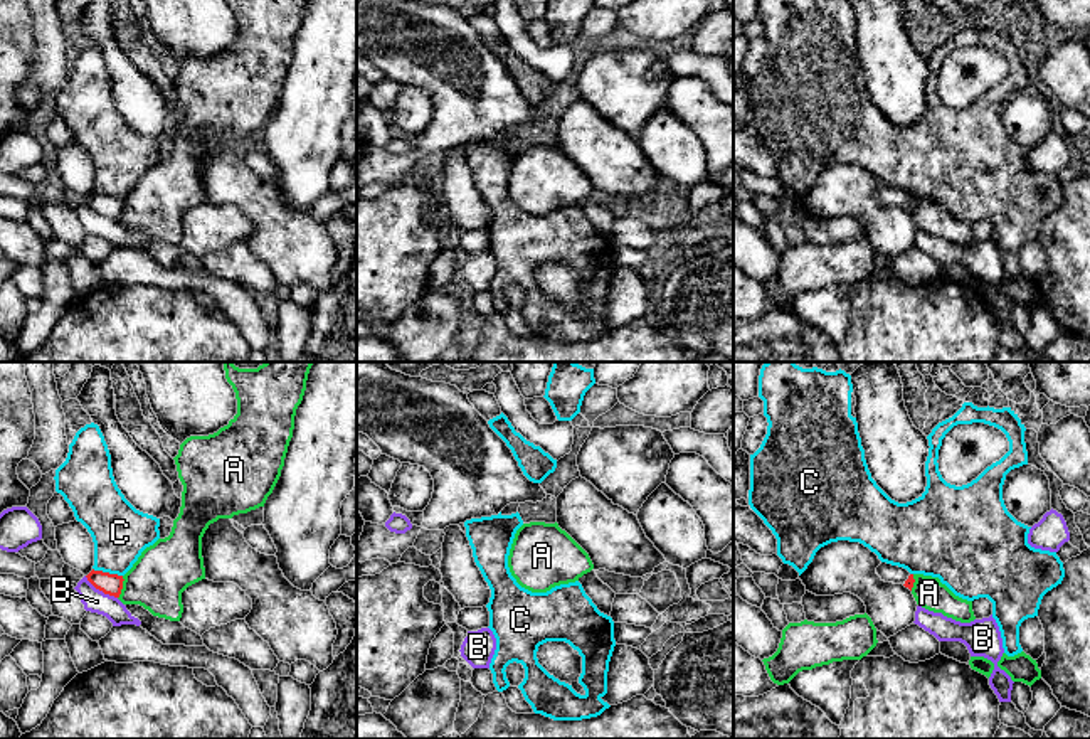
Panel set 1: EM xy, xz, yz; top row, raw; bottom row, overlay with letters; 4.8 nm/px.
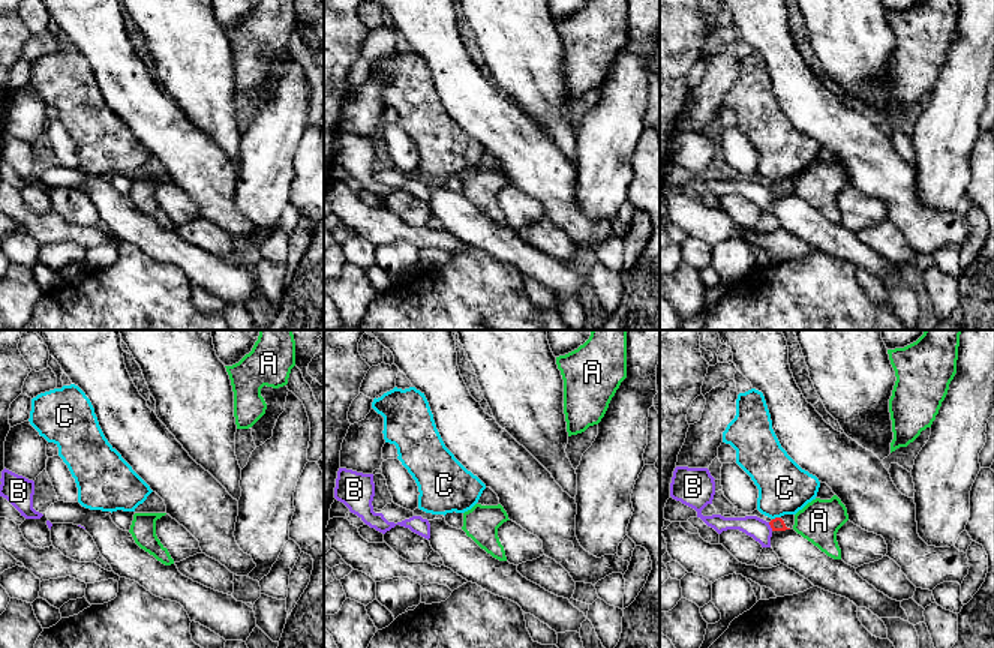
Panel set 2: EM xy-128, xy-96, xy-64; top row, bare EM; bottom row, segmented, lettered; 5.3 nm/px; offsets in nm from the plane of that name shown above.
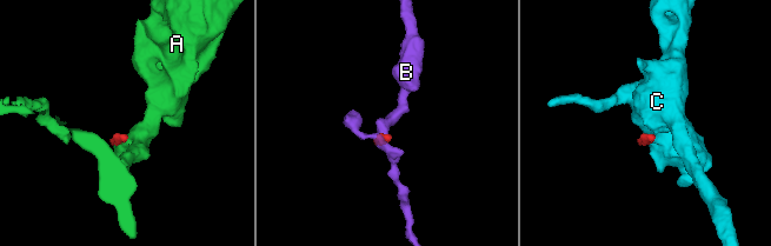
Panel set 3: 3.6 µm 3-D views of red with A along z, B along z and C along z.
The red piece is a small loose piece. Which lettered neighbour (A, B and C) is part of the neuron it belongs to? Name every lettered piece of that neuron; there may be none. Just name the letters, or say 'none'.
none

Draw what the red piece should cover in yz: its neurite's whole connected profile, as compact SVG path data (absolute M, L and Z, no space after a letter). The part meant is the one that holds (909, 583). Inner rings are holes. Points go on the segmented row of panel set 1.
M881 562L876 567L876 574L881 577L881 581L893 582L893 584L903 584L910 591L912 591L913 582L915 582L913 574L910 574L907 569L898 567L898 566L892 566L886 562Z

